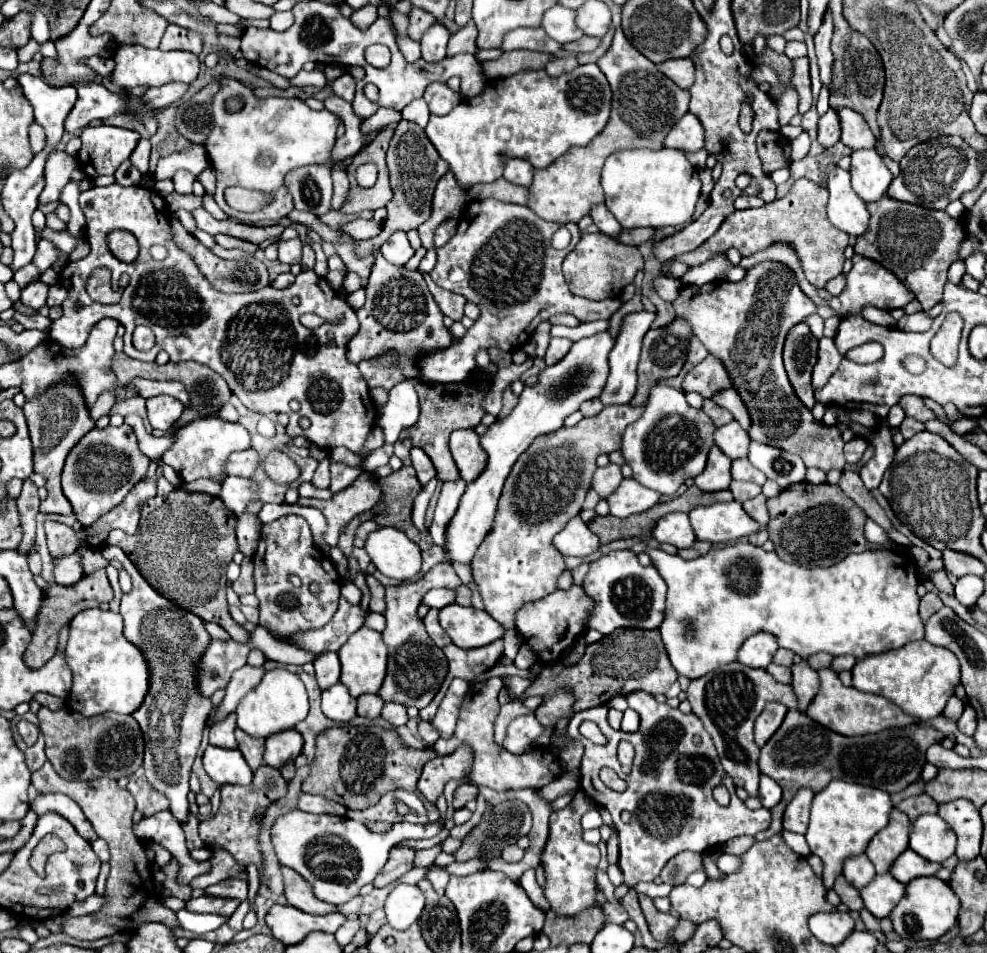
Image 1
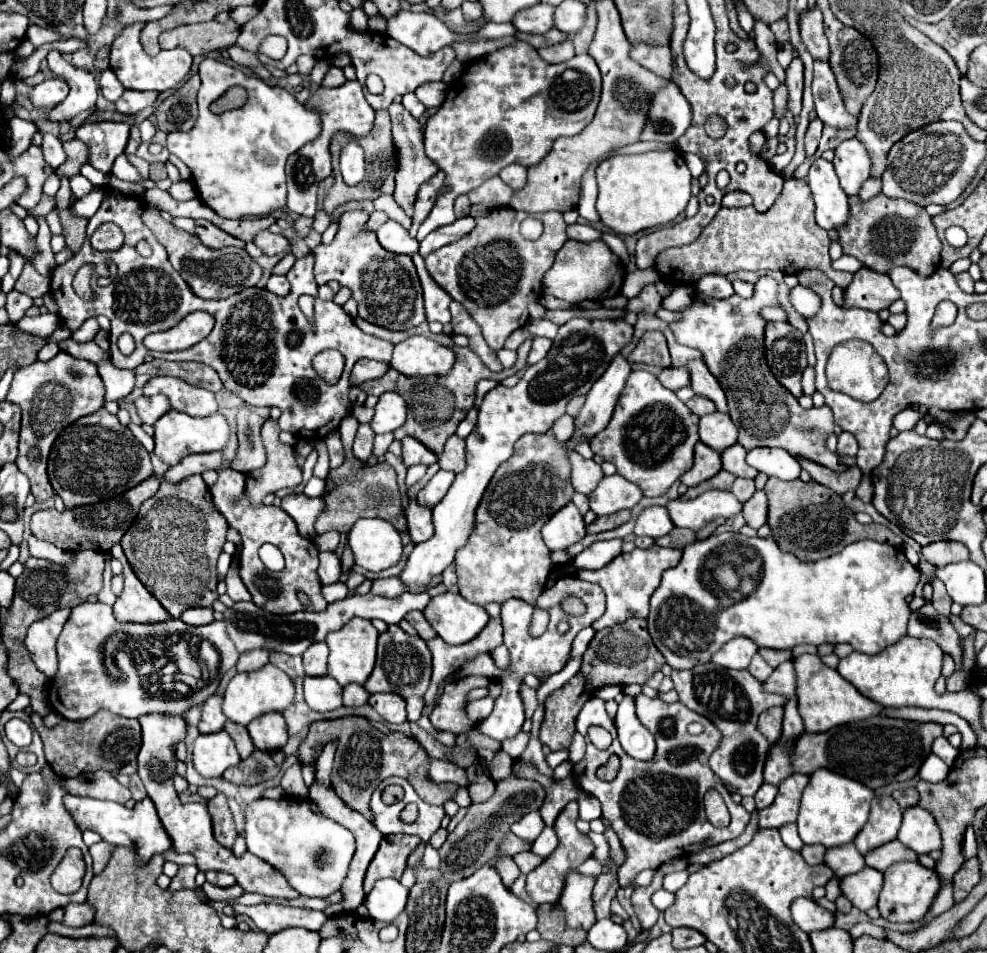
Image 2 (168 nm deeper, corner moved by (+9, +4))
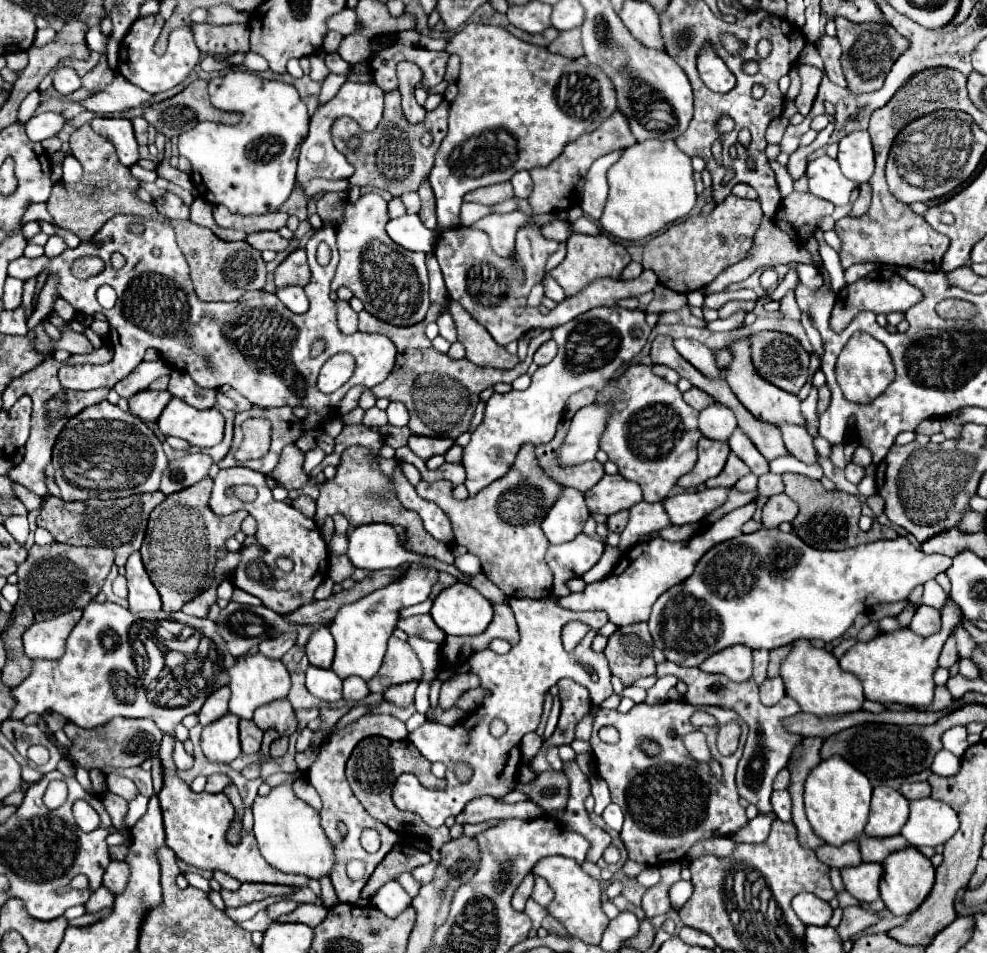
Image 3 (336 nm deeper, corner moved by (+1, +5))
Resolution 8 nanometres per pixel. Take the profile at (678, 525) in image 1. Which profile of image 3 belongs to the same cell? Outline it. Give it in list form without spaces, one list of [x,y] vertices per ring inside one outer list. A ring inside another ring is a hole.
[[[639,501],[629,509],[629,525],[621,533],[619,549],[625,553],[635,545],[635,539],[643,533],[653,533],[661,531],[663,527],[669,527],[671,521],[663,509],[661,503],[647,503]]]

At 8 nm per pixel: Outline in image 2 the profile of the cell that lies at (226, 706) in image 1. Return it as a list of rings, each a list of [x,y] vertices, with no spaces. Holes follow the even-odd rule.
[[[253,650],[253,652],[243,652],[237,660],[237,672],[253,672],[263,668],[269,662],[269,652],[265,650]]]

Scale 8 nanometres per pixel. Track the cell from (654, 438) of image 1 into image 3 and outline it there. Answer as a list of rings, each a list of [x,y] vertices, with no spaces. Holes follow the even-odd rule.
[[[631,365],[619,379],[609,381],[597,391],[595,403],[609,405],[599,447],[617,463],[625,479],[639,483],[645,501],[663,501],[677,479],[695,467],[697,441],[701,437],[697,429],[697,411],[683,401],[677,385],[653,375],[647,365]]]

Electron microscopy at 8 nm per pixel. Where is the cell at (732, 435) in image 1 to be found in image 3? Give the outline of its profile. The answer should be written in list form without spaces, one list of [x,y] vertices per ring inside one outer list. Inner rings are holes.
[[[713,403],[699,413],[699,431],[709,439],[727,441],[729,433],[733,433],[735,427],[737,421],[733,411],[721,403]]]

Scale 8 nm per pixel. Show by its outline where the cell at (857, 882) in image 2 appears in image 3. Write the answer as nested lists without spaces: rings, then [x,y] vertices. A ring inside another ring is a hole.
[[[861,863],[855,867],[843,867],[841,877],[845,889],[861,903],[873,903],[875,899],[879,899],[881,863]]]

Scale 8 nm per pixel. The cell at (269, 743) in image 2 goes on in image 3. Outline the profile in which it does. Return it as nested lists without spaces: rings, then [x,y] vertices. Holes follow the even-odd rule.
[[[287,699],[271,701],[269,705],[261,705],[261,709],[257,707],[253,721],[259,729],[263,729],[263,731],[275,729],[281,737],[293,735],[297,729],[297,717]]]

